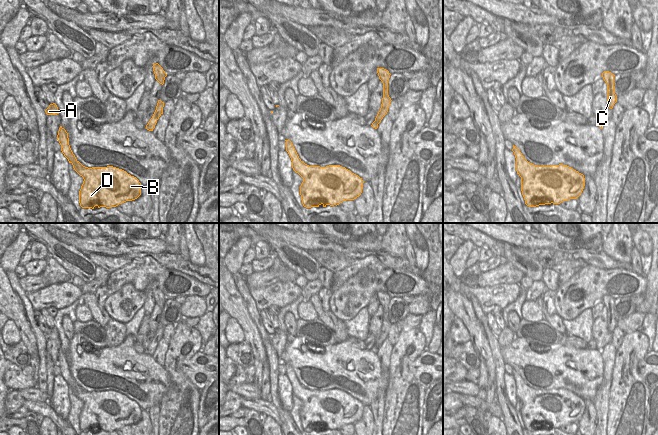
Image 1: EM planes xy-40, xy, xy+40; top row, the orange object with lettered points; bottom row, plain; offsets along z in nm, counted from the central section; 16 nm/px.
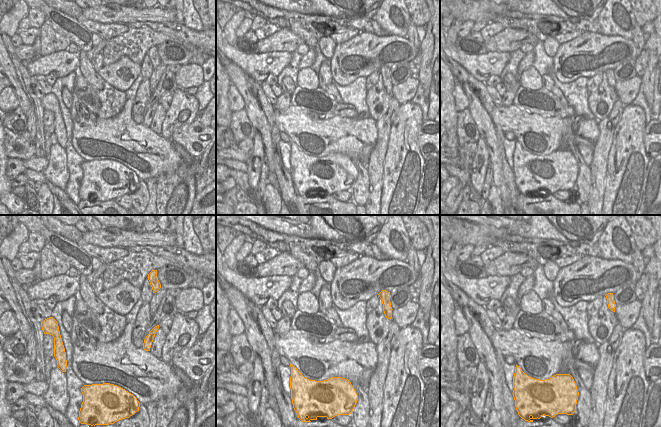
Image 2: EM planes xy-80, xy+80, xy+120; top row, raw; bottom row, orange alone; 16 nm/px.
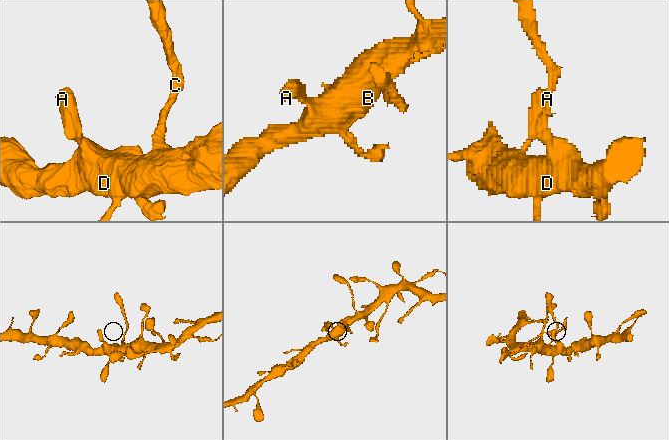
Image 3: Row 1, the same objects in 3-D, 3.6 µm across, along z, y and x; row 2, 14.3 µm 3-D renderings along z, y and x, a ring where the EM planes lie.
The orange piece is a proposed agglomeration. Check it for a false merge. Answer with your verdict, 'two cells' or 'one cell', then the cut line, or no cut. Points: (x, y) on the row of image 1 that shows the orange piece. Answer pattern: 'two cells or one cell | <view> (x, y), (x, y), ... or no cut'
one cell | no cut

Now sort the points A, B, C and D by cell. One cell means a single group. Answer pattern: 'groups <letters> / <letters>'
groups A B C D

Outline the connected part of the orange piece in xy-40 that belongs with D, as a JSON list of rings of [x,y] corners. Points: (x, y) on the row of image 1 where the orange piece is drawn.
[[[62,126],[59,128],[57,140],[64,156],[84,179],[79,191],[79,203],[82,208],[116,207],[141,195],[142,185],[139,180],[122,169],[113,166],[83,166],[73,154],[68,133]]]

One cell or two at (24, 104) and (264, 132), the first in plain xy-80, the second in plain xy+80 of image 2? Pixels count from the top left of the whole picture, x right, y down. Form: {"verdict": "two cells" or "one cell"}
{"verdict": "one cell"}

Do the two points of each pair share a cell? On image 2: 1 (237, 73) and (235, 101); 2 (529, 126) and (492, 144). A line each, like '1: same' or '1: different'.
1: different
2: different

